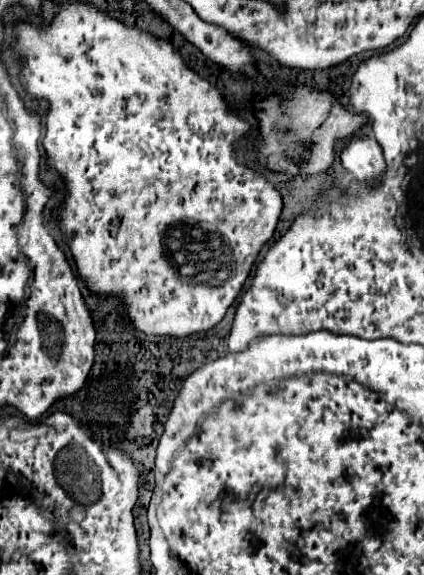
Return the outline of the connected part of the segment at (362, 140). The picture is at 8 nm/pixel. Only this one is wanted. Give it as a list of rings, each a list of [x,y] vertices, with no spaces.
[[[357,135],[341,149],[341,163],[359,181],[375,181],[385,173],[385,159],[379,143],[373,137]]]

